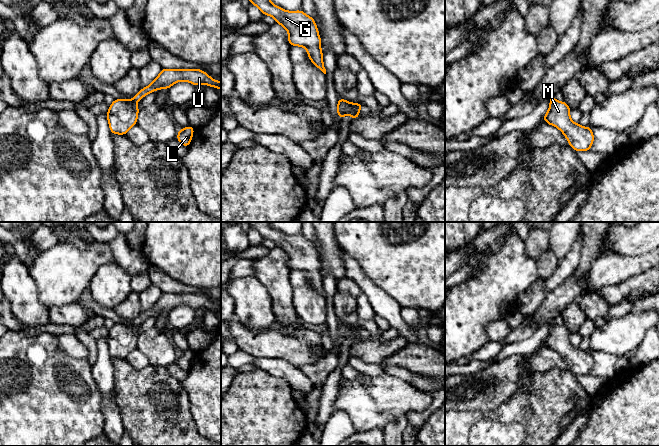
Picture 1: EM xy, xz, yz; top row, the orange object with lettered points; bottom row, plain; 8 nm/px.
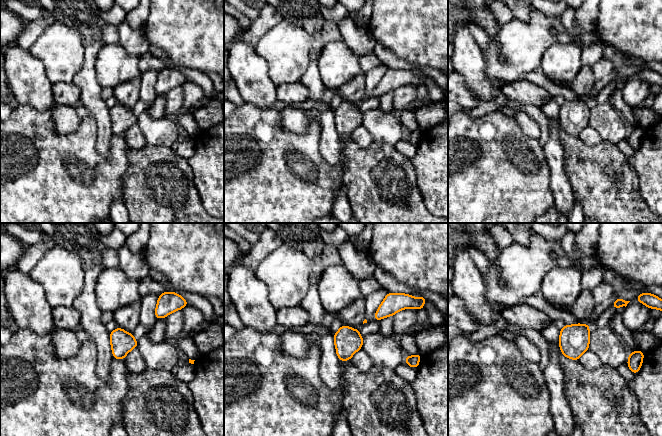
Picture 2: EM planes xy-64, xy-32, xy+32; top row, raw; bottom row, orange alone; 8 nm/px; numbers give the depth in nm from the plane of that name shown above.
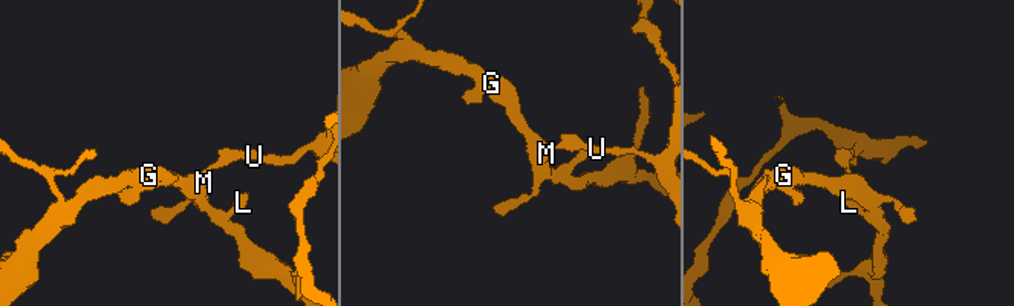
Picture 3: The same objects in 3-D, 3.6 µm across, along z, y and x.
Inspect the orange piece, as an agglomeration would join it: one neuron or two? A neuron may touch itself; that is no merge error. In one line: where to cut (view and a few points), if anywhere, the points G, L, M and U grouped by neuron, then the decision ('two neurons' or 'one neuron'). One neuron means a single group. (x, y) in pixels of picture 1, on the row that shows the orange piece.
cut in xy along (132, 99), (136, 101); G L M / U; two neurons

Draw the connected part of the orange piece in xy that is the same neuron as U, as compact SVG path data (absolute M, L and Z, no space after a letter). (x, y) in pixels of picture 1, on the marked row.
M164 69L154 81L145 88L142 88L134 97L133 101L140 101L144 96L166 88L167 90L179 81L187 81L193 85L205 84L216 89L221 89L221 81L215 81L206 72L200 69Z

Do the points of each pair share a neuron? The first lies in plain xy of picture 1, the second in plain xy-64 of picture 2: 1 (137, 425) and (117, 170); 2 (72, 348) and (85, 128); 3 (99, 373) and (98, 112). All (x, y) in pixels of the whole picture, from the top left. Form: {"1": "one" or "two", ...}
{"1": "two", "2": "two", "3": "one"}

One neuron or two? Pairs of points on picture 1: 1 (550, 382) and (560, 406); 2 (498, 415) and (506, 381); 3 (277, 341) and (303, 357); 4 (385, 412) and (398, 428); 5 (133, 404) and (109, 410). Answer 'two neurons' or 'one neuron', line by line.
1: one neuron
2: two neurons
3: one neuron
4: two neurons
5: two neurons

